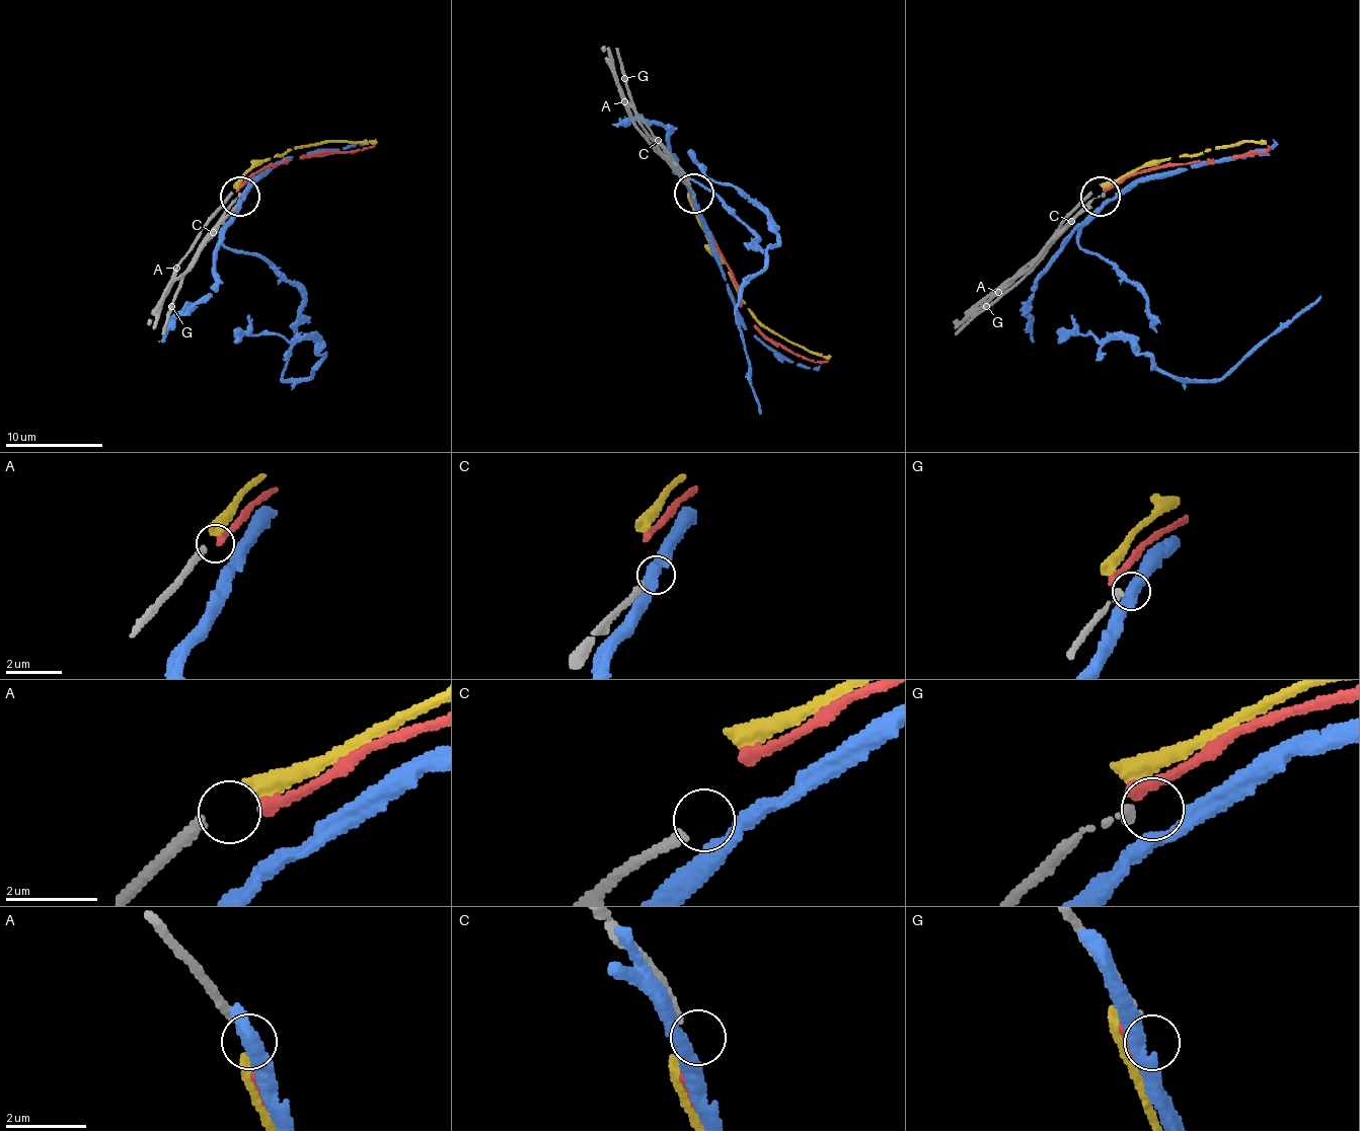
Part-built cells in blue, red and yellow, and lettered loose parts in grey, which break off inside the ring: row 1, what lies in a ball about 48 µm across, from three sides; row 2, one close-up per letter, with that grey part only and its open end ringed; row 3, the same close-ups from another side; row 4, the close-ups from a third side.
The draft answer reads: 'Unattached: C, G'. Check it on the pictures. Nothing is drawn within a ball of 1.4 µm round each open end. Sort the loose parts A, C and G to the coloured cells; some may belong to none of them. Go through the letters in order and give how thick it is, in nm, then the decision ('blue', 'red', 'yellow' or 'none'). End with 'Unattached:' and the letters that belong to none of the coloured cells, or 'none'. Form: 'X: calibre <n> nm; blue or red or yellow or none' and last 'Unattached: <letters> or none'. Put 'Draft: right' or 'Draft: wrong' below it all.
A: calibre 240 nm; yellow
C: calibre 190 nm; none
G: calibre 170 nm; none
Unattached: C, G
Draft: right

